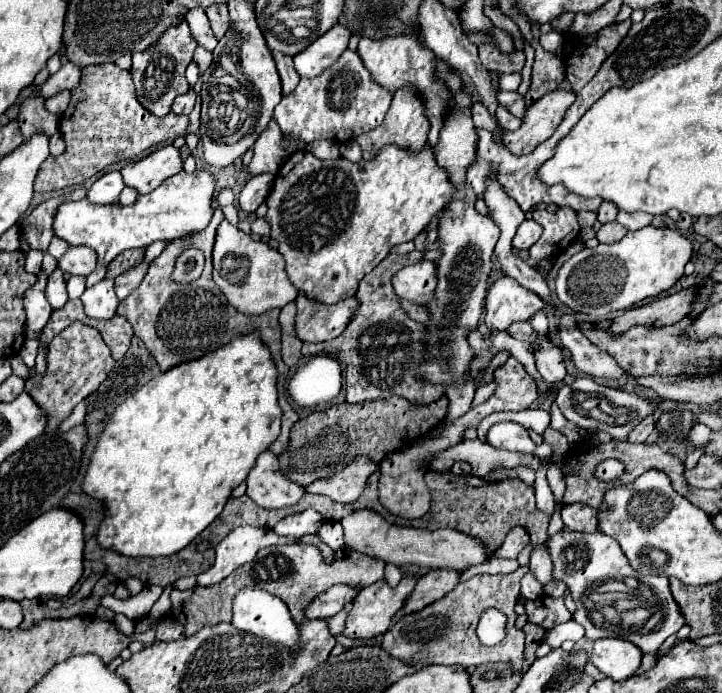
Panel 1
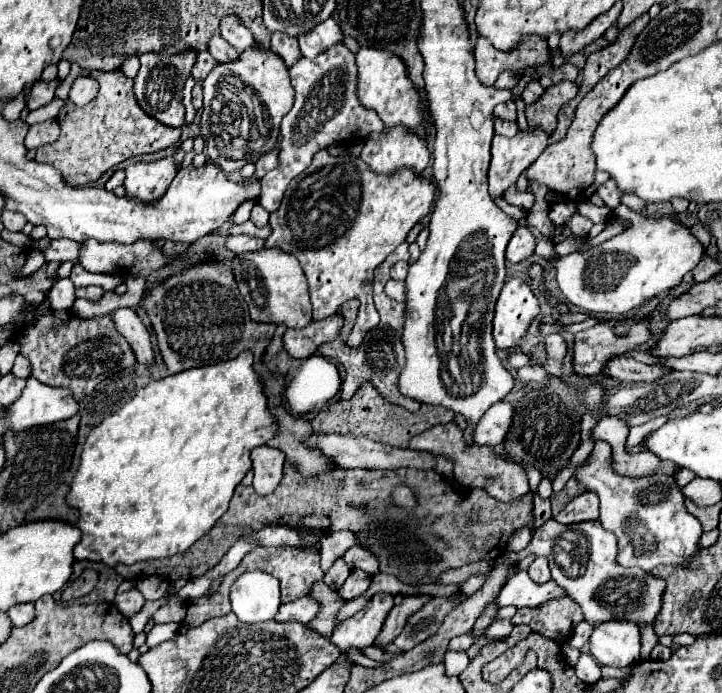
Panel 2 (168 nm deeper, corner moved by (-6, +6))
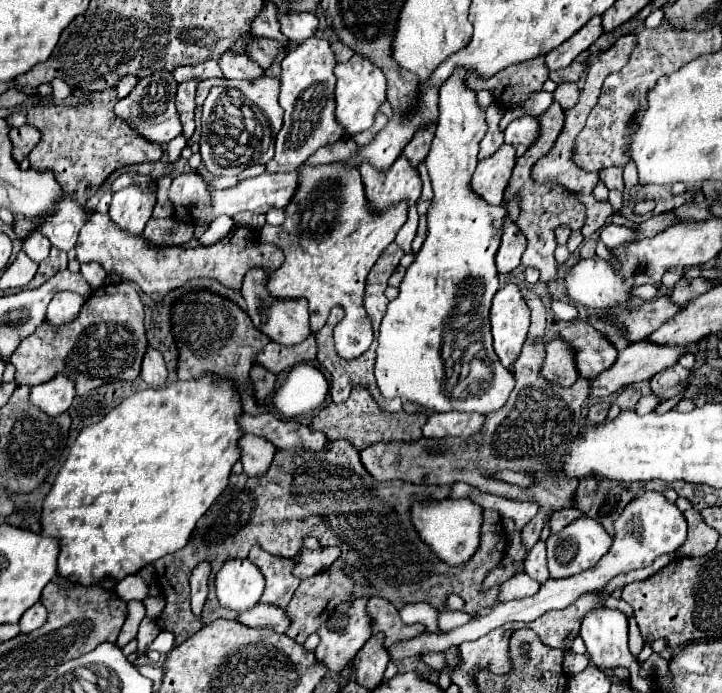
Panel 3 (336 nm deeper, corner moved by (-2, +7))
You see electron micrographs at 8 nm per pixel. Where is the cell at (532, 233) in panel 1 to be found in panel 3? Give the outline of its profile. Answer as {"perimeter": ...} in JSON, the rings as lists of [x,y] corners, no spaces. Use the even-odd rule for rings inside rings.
{"perimeter":[[[507,214],[502,225],[501,245],[499,245],[497,255],[495,255],[497,271],[511,273],[521,263],[521,255],[523,255],[525,247],[527,247],[525,235],[521,235],[519,227]]]}

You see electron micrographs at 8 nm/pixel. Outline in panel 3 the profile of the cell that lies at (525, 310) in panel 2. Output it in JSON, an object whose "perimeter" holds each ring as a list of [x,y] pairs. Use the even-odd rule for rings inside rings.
{"perimeter":[[[507,283],[495,293],[489,321],[495,353],[503,367],[511,367],[519,357],[529,331],[529,307],[525,305],[517,285]]]}

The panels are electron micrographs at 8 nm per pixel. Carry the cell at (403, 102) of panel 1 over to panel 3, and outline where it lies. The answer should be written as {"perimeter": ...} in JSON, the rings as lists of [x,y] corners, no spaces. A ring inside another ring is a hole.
{"perimeter":[[[401,155],[387,173],[373,169],[369,163],[363,163],[361,179],[365,187],[365,197],[373,211],[387,211],[399,203],[415,205],[421,197],[421,179],[413,171],[409,161]]]}

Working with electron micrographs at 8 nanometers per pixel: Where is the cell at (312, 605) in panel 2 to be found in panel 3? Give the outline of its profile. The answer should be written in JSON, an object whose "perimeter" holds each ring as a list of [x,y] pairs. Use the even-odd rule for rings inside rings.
{"perimeter":[[[261,603],[237,615],[237,621],[247,627],[271,627],[277,633],[285,633],[289,627],[289,619],[285,619],[285,611],[281,607],[269,607]]]}

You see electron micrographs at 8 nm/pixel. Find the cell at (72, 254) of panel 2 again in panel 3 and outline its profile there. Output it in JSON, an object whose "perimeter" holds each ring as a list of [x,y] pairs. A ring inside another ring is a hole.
{"perimeter":[[[35,231],[27,239],[23,239],[23,251],[35,261],[41,263],[49,255],[49,239],[45,239],[43,233]]]}

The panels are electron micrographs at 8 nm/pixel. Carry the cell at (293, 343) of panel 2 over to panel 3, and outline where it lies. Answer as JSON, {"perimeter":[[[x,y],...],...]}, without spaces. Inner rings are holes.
{"perimeter":[[[311,335],[309,339],[305,339],[305,343],[301,343],[297,347],[281,347],[279,343],[271,341],[255,357],[255,363],[277,375],[299,363],[315,361],[315,355],[317,355],[317,343],[315,343],[315,337]]]}

